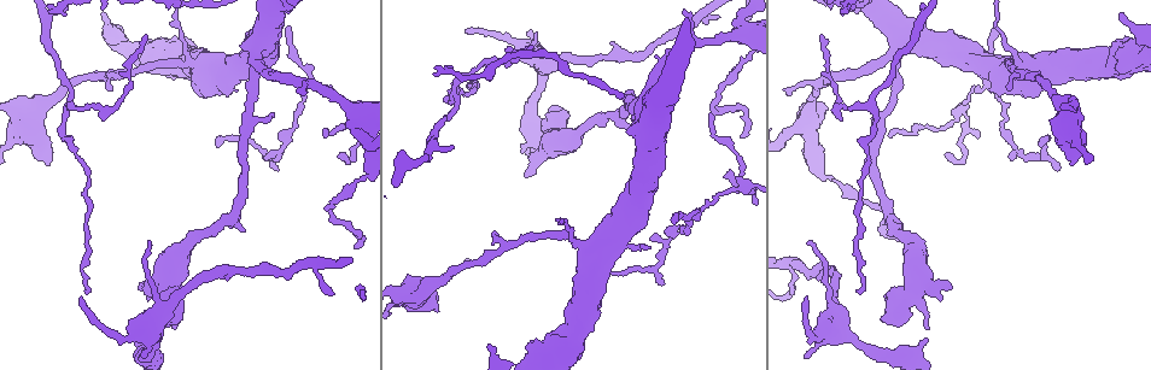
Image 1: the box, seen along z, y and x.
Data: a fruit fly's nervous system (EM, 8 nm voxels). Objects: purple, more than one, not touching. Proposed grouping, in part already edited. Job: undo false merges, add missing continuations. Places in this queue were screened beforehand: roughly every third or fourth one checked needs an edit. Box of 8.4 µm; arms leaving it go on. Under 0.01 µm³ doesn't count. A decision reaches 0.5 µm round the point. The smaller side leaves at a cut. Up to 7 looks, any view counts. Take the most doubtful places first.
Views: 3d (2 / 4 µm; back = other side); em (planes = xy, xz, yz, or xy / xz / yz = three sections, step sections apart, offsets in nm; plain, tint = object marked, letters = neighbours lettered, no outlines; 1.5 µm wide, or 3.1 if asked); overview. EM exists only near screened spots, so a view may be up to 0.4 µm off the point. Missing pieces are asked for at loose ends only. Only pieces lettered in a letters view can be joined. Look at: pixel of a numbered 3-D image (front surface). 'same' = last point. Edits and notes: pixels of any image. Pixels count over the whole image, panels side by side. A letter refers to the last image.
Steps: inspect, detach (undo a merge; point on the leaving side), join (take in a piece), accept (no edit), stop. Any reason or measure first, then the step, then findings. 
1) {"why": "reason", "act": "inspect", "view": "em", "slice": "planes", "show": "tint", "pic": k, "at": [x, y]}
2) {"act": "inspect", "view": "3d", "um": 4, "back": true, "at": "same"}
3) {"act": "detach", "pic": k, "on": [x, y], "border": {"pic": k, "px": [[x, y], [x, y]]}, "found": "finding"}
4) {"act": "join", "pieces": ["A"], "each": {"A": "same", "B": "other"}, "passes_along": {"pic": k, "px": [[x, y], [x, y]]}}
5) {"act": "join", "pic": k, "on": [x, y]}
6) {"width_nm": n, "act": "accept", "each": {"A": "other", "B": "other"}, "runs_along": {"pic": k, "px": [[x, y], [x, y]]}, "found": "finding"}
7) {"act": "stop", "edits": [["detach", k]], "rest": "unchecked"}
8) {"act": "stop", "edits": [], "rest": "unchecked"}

{"why": "thin end", "act": "inspect", "view": "em", "slice": "xz", "step": 8, "show": "letters", "pic": 1, "at": [791, 293]}

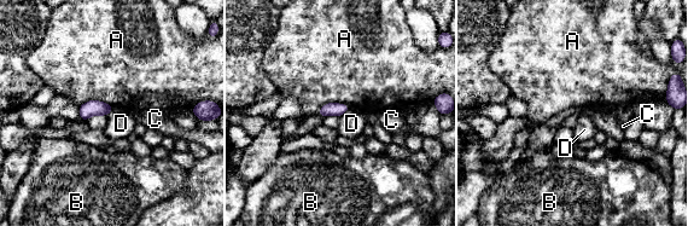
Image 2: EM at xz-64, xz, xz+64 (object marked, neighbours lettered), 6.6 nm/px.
{"width_nm": 100, "act": "accept", "each": {"A": "other", "B": "other", "C": "other", "D": "other"}, "border": {"pic": 2, "px": [[350, 106], [326, 103], [316, 114]]}, "found": "none of them fits"}

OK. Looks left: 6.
{"why": "calibre changes", "act": "inspect", "view": "em", "um": 3.1, "slice": "yz", "step": 16, "show": "letters", "pic": 1, "at": [197, 65]}

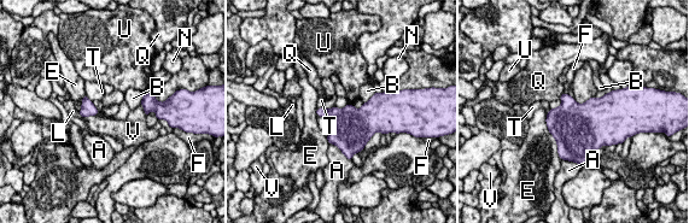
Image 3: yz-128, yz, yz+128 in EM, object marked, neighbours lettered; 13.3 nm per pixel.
{"act": "inspect", "view": "em", "um": 3.1, "slice": "planes", "show": "letters", "at": "same"}

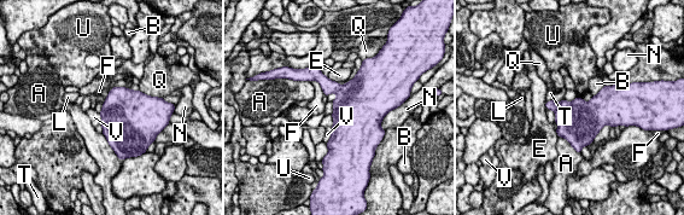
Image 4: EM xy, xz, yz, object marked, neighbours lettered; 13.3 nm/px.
{"width_nm": 380, "act": "accept", "each": {"A": "other", "B": "other", "E": "other", "F": "other", "L": "other", "N": "other", "Q": "other", "T": "other", "U": "other", "V": "other"}, "border": {"pic": 4, "px": [[332, 127], [332, 133], [326, 143]]}, "found": "one neuron here"}

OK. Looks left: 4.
{"why": "thick turns thin", "act": "inspect", "view": "3d", "um": 4, "pic": 1, "at": [812, 340]}

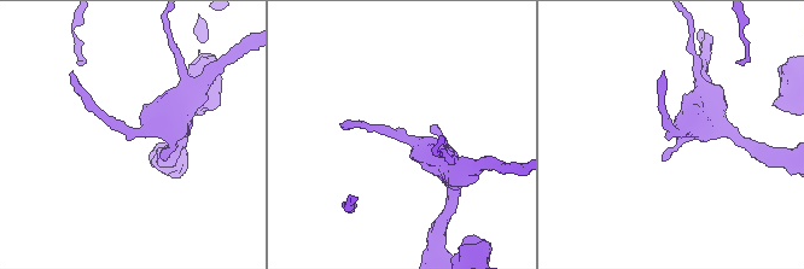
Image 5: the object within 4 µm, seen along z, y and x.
{"act": "inspect", "view": "em", "slice": "yz", "step": 4, "show": "letters", "pic": 5, "at": [672, 132]}

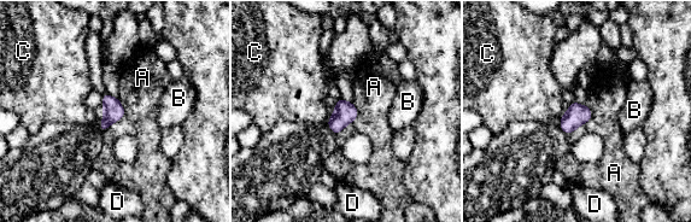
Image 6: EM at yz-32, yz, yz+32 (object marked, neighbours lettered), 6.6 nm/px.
{"act": "accept", "each": {"A": "other", "B": "other", "C": "other", "D": "other"}, "found": "all the same neuron"}

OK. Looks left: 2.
{"act": "stop", "edits": [], "rest": "unchecked"}

